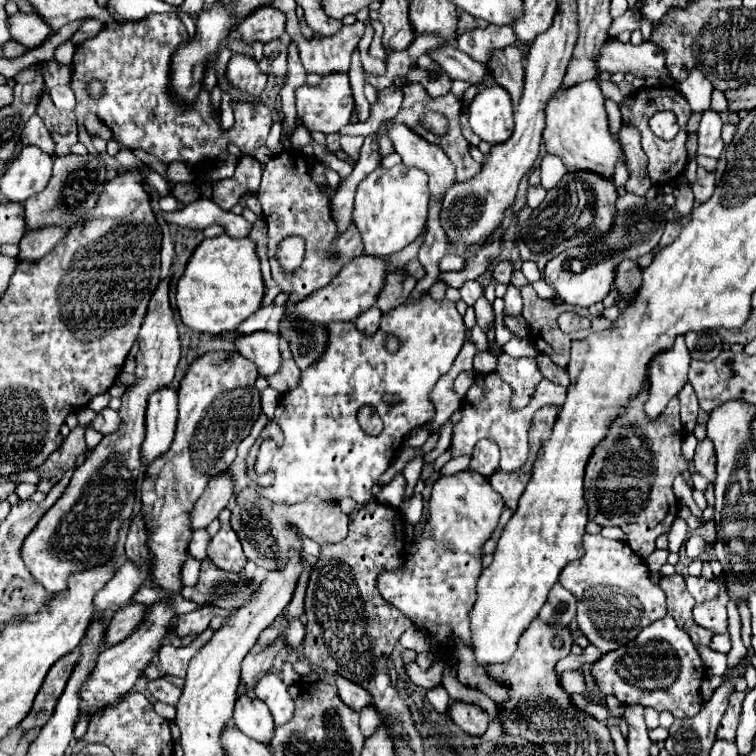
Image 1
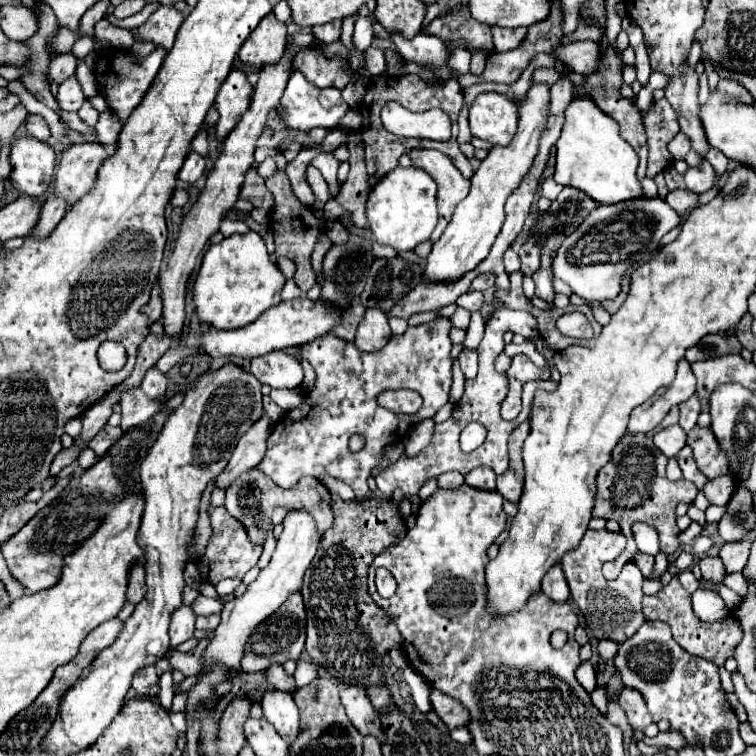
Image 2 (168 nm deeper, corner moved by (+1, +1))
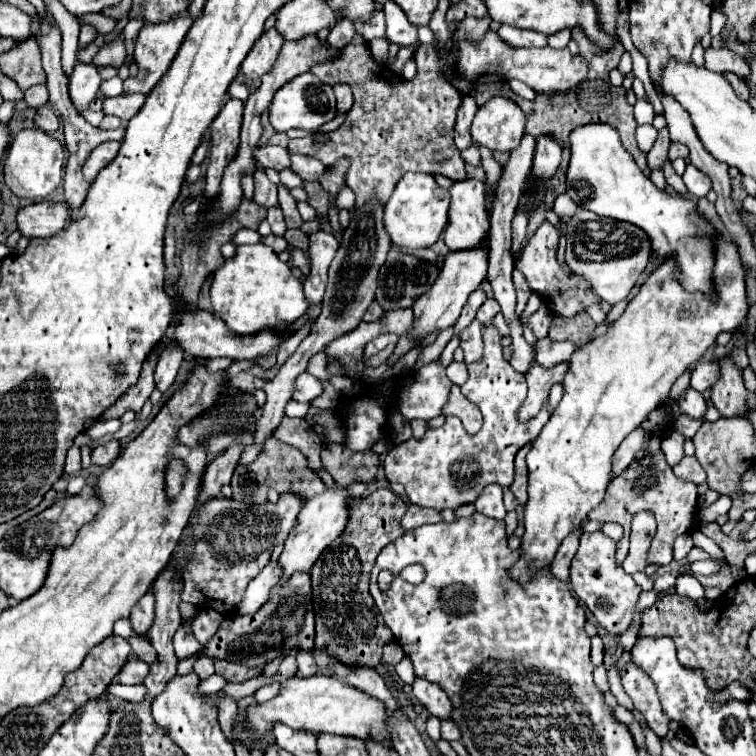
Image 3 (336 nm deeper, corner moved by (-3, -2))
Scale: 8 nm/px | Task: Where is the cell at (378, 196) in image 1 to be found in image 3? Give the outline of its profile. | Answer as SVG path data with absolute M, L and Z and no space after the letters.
M418 172L404 174L384 206L384 230L390 236L392 244L398 248L408 250L430 248L436 244L448 222L446 218L448 204L450 204L448 190L438 186L432 174L418 174Z

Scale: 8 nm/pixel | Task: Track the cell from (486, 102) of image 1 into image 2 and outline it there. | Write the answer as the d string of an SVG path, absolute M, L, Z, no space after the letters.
M482 93L476 97L474 105L470 107L470 129L472 129L472 137L490 141L492 145L508 145L514 137L516 131L516 123L518 123L518 105L500 93Z

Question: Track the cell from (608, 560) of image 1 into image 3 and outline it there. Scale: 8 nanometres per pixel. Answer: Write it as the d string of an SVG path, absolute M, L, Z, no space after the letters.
M582 532L578 552L572 558L572 566L570 566L570 584L576 596L596 616L598 624L606 628L608 634L614 634L614 636L624 634L632 626L632 620L636 614L636 602L642 592L642 588L632 580L632 576L616 566L616 560L614 560L616 544L618 544L616 540L608 538L602 532L592 532L592 534Z

